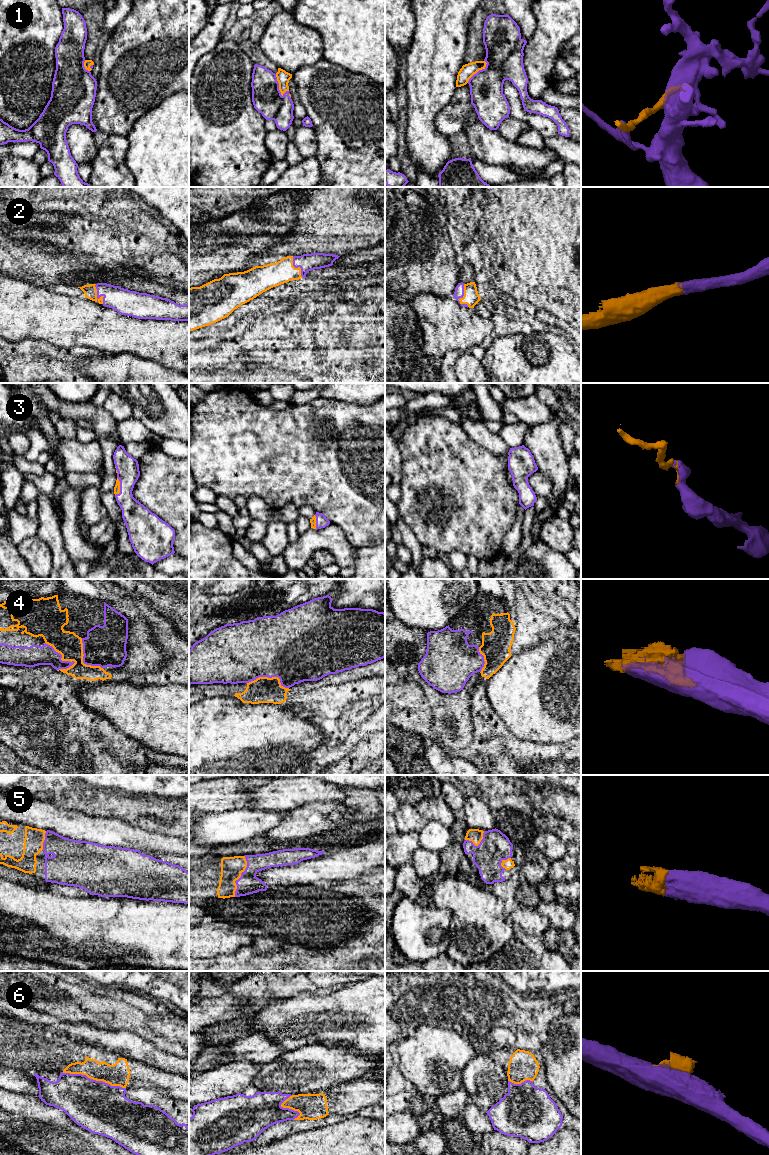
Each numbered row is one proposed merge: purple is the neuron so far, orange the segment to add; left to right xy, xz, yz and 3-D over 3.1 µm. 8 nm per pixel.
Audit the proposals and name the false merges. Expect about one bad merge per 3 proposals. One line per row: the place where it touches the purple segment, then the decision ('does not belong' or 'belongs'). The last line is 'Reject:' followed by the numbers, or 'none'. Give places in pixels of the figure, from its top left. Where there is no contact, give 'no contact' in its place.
1: contact xz (278, 85); belongs
2: contact xy (97, 296); belongs
3: contact xy (120, 487); belongs
4: contact xy (61, 656); belongs
5: contact xz (241, 876); belongs
6: contact xy (94, 1080); does not belong
Reject: 6

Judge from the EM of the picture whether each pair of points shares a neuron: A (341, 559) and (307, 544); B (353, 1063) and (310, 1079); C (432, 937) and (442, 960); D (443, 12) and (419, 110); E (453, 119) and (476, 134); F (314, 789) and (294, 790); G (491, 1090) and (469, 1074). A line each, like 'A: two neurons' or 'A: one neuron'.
A: one neuron
B: one neuron
C: two neurons
D: one neuron
E: two neurons
F: one neuron
G: one neuron

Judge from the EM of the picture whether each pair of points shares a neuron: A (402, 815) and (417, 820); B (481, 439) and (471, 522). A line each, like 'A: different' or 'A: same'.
A: same
B: different

